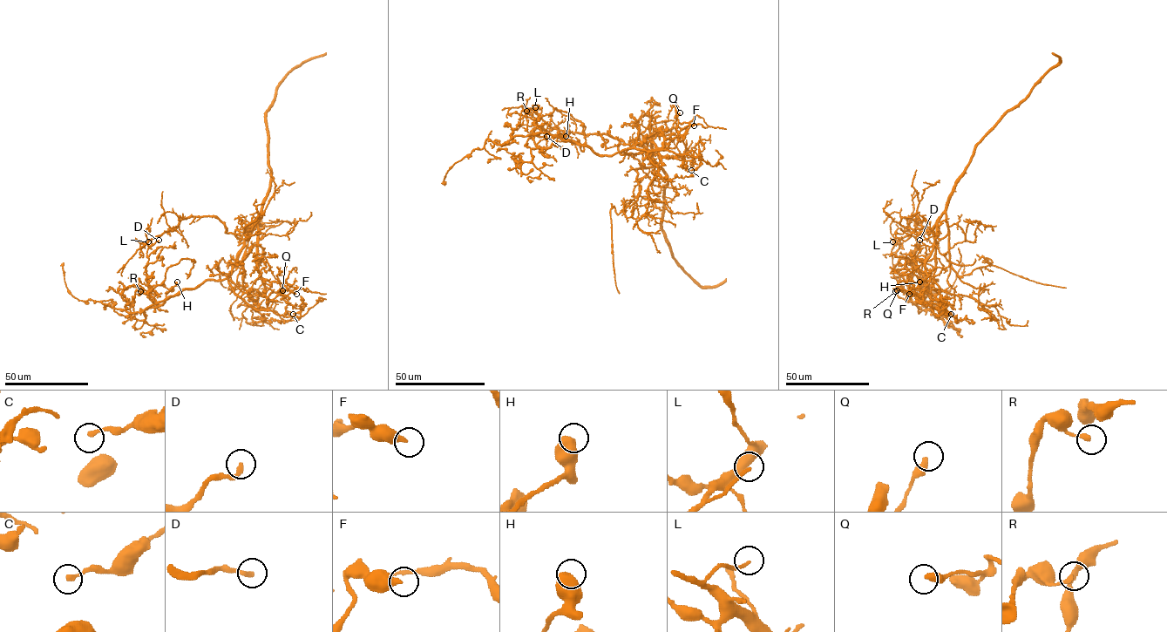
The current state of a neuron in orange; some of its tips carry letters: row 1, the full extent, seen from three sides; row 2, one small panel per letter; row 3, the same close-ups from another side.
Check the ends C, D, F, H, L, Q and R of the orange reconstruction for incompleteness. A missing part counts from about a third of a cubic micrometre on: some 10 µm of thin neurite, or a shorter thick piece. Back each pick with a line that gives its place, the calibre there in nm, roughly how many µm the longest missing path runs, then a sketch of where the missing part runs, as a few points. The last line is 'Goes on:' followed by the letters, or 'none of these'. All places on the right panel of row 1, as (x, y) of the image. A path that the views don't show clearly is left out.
Goes on: none of these

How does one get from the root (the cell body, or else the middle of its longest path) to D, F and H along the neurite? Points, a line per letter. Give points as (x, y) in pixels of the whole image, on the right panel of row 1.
D: (935, 247), (933, 277), (937, 280), (919, 297), (929, 304), (926, 284), (912, 261), (919, 240)
F: (935, 247), (935, 271), (931, 294), (932, 309), (921, 300), (919, 295), (909, 294)
H: (935, 247), (933, 277), (937, 280), (919, 297), (930, 304), (927, 289), (922, 285), (916, 288), (919, 282)

